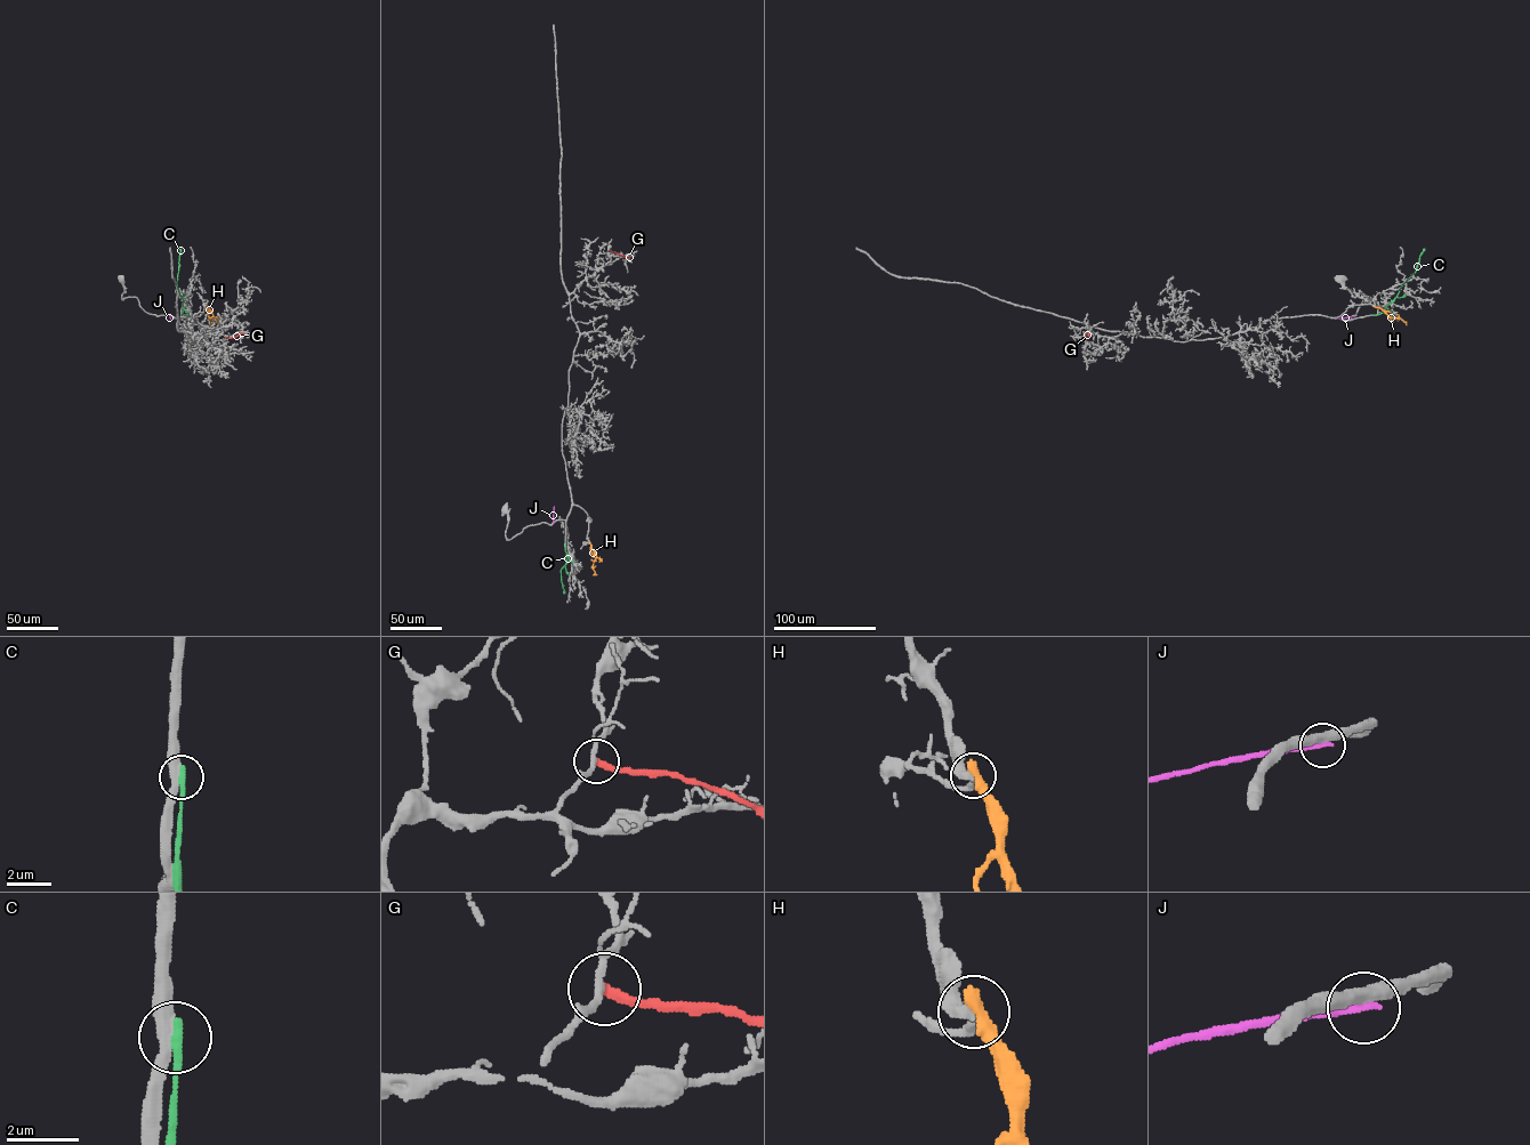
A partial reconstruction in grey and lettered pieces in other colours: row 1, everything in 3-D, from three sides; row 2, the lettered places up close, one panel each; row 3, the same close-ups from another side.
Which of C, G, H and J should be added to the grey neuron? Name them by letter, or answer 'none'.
none

